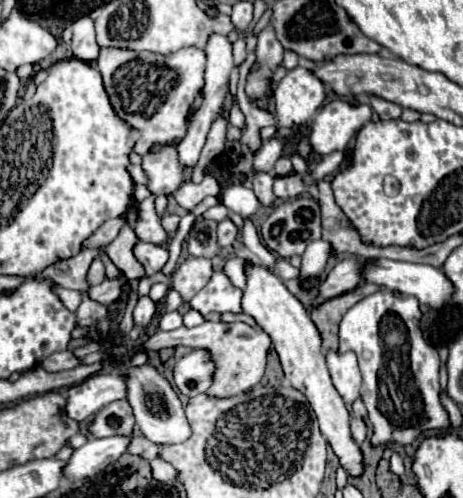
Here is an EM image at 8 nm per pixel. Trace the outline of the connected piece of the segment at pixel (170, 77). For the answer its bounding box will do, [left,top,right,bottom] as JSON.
[96,46,204,154]

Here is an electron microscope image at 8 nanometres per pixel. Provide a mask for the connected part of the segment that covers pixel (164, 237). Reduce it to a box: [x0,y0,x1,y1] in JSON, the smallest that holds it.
[134,196,170,246]

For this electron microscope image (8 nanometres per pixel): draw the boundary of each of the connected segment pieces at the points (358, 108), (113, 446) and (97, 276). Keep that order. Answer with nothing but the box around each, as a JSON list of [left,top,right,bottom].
[[310,98,370,156],[64,436,132,482],[88,258,106,286]]

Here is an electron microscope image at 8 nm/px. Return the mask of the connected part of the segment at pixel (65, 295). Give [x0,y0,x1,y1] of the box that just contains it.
[58,288,84,312]

